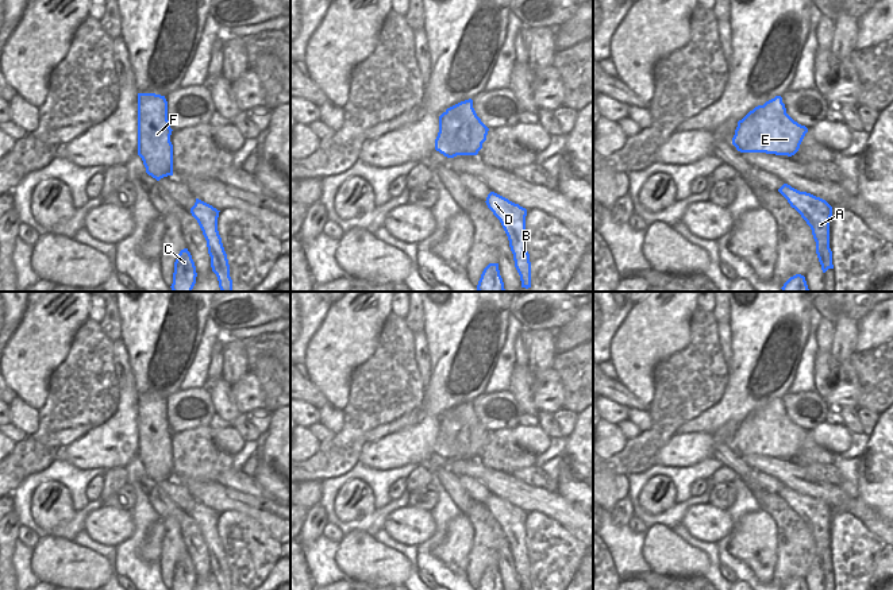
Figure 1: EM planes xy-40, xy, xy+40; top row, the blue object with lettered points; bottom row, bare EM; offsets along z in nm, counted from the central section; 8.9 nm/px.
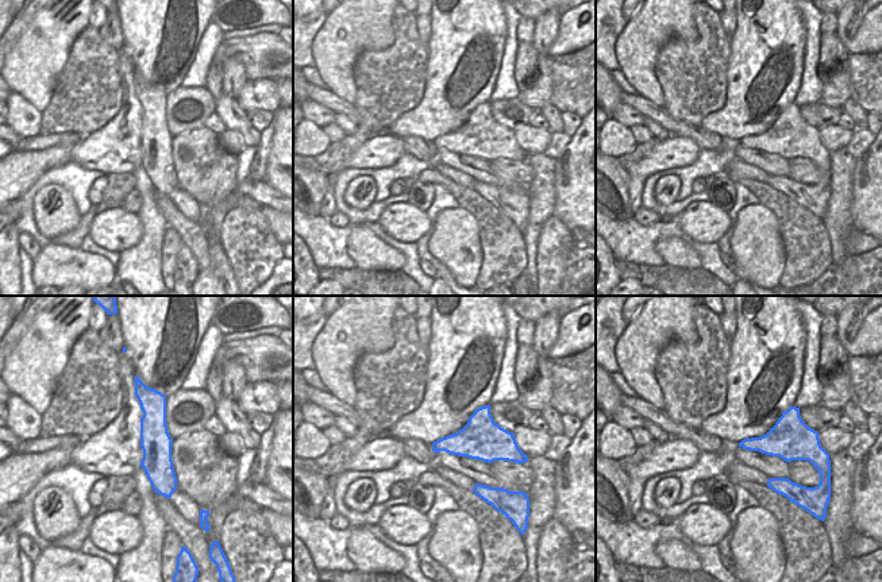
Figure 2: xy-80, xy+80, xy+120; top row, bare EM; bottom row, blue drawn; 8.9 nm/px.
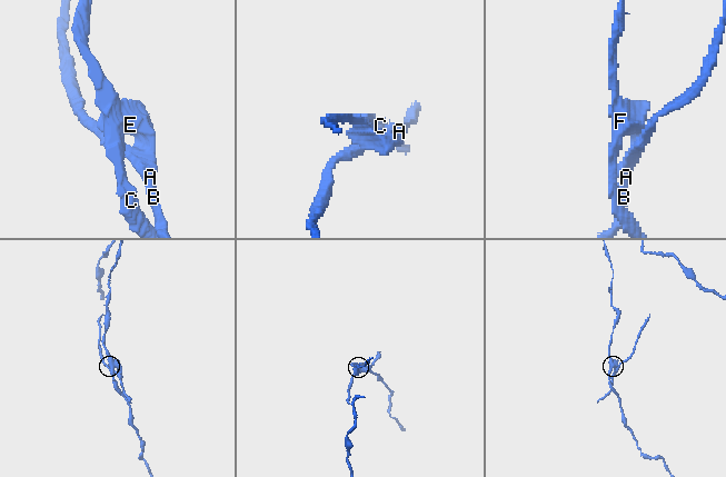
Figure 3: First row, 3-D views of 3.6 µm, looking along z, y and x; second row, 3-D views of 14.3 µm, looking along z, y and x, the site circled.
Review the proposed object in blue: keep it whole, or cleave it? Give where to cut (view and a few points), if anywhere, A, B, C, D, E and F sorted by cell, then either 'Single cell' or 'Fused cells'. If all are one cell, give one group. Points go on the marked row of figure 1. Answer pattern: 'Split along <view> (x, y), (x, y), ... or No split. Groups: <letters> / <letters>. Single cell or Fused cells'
Split along xy+40 (781, 100), (770, 115), (750, 112). Groups: A B D E / C F. Fused cells.

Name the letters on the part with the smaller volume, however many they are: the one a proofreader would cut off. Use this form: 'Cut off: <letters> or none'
Cut off: A, B, D, E

